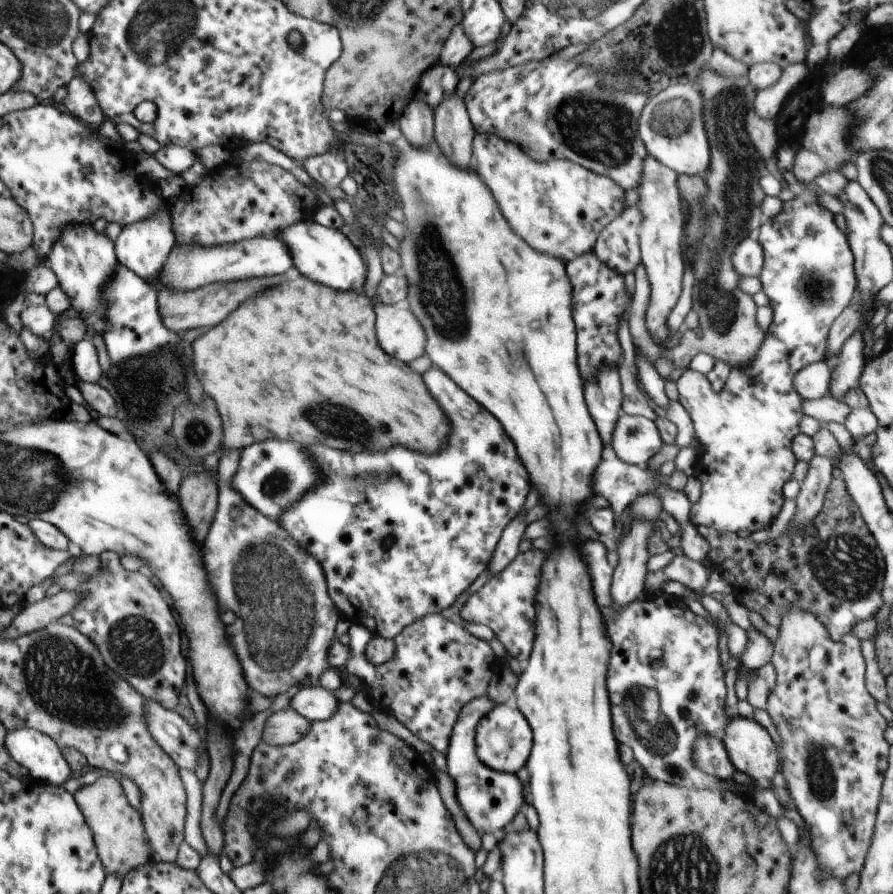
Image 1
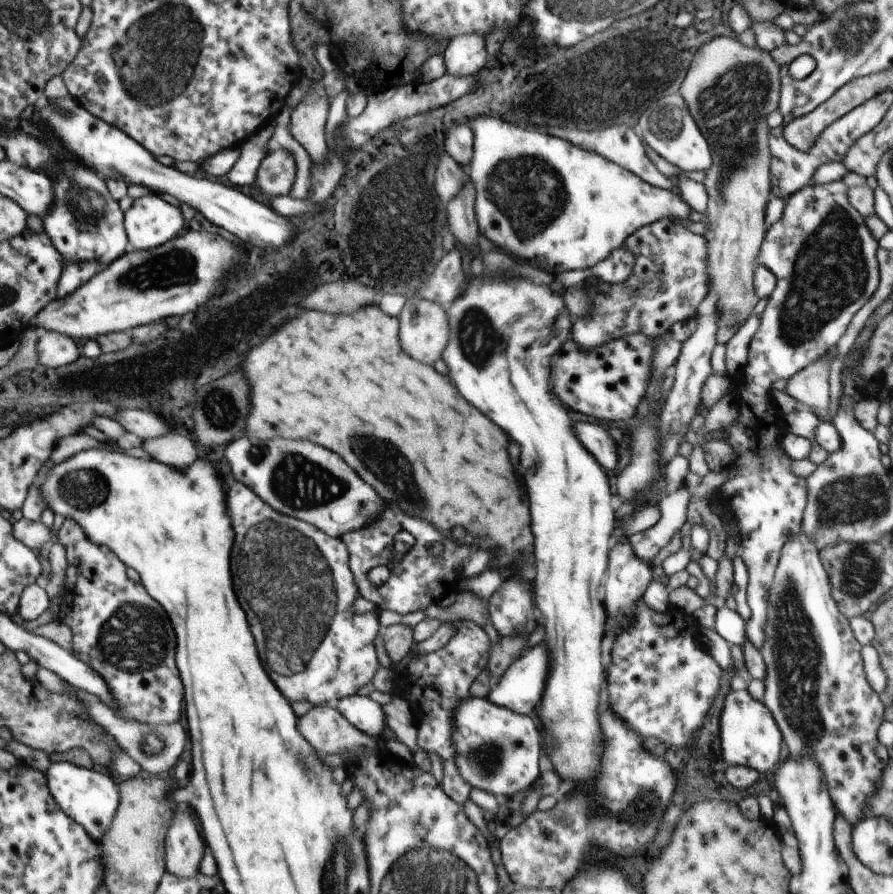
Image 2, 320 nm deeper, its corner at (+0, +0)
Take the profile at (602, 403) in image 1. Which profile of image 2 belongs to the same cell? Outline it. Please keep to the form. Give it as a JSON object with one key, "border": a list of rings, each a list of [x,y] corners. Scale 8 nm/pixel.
{"border":[[[660,219],[628,236],[623,246],[633,252],[635,260],[632,272],[624,282],[612,284],[598,278],[597,285],[581,284],[589,295],[591,311],[573,320],[571,336],[583,351],[593,350],[594,347],[638,330],[649,337],[662,337],[670,332],[675,322],[692,321],[698,316],[698,306],[709,294],[709,244],[704,235],[694,234],[676,220]]]}

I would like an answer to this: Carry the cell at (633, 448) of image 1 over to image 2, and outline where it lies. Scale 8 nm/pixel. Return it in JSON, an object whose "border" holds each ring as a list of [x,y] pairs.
{"border":[[[576,422],[572,426],[572,430],[576,432],[576,436],[580,438],[580,442],[584,444],[584,448],[596,458],[596,462],[604,468],[604,470],[614,470],[618,464],[618,454],[620,453],[616,446],[615,440],[610,437],[607,429],[605,430],[600,424],[590,424],[590,422]]]}

